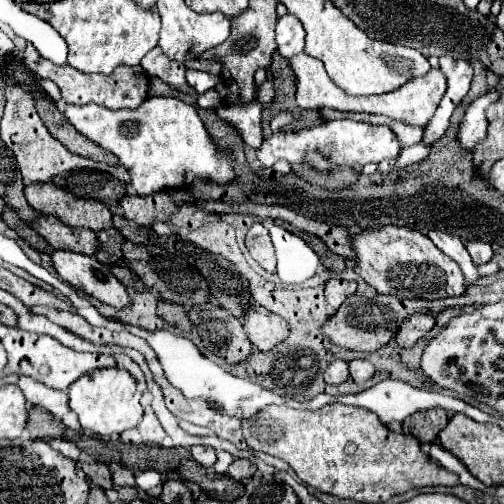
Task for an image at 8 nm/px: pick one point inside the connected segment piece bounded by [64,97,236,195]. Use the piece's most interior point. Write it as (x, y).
(163, 144)

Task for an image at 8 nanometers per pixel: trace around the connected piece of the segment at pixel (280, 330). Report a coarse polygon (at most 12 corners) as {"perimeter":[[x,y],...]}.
{"perimeter":[[256,305],[244,313],[244,331],[260,351],[290,333],[282,317]]}

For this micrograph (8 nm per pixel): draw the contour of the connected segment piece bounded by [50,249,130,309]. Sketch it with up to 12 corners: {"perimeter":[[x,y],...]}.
{"perimeter":[[68,249],[50,257],[60,279],[114,305],[126,287],[96,257]]}

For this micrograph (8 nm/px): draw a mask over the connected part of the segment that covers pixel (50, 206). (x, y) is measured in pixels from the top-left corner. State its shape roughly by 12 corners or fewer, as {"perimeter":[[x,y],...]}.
{"perimeter":[[54,183],[24,195],[38,213],[70,227],[112,227],[102,201],[74,197]]}

